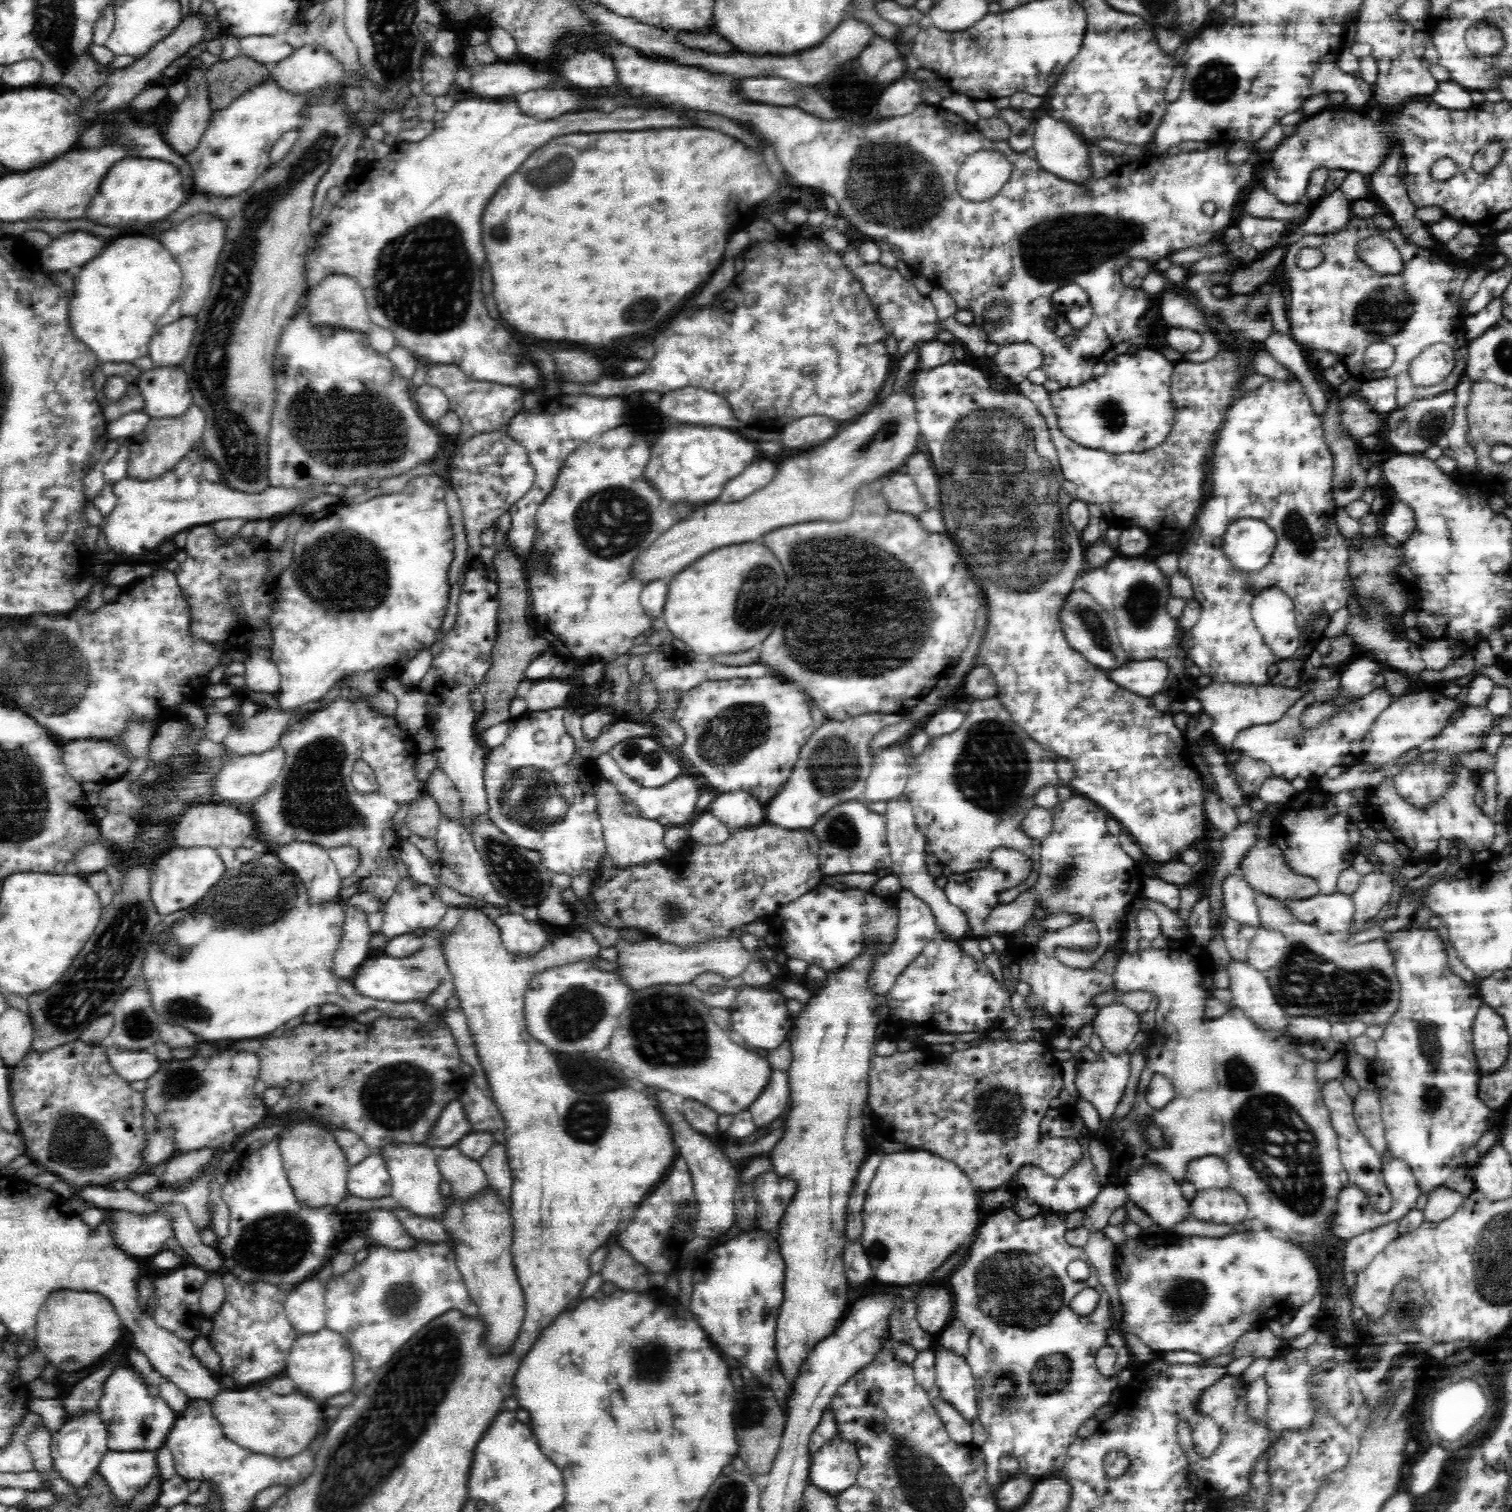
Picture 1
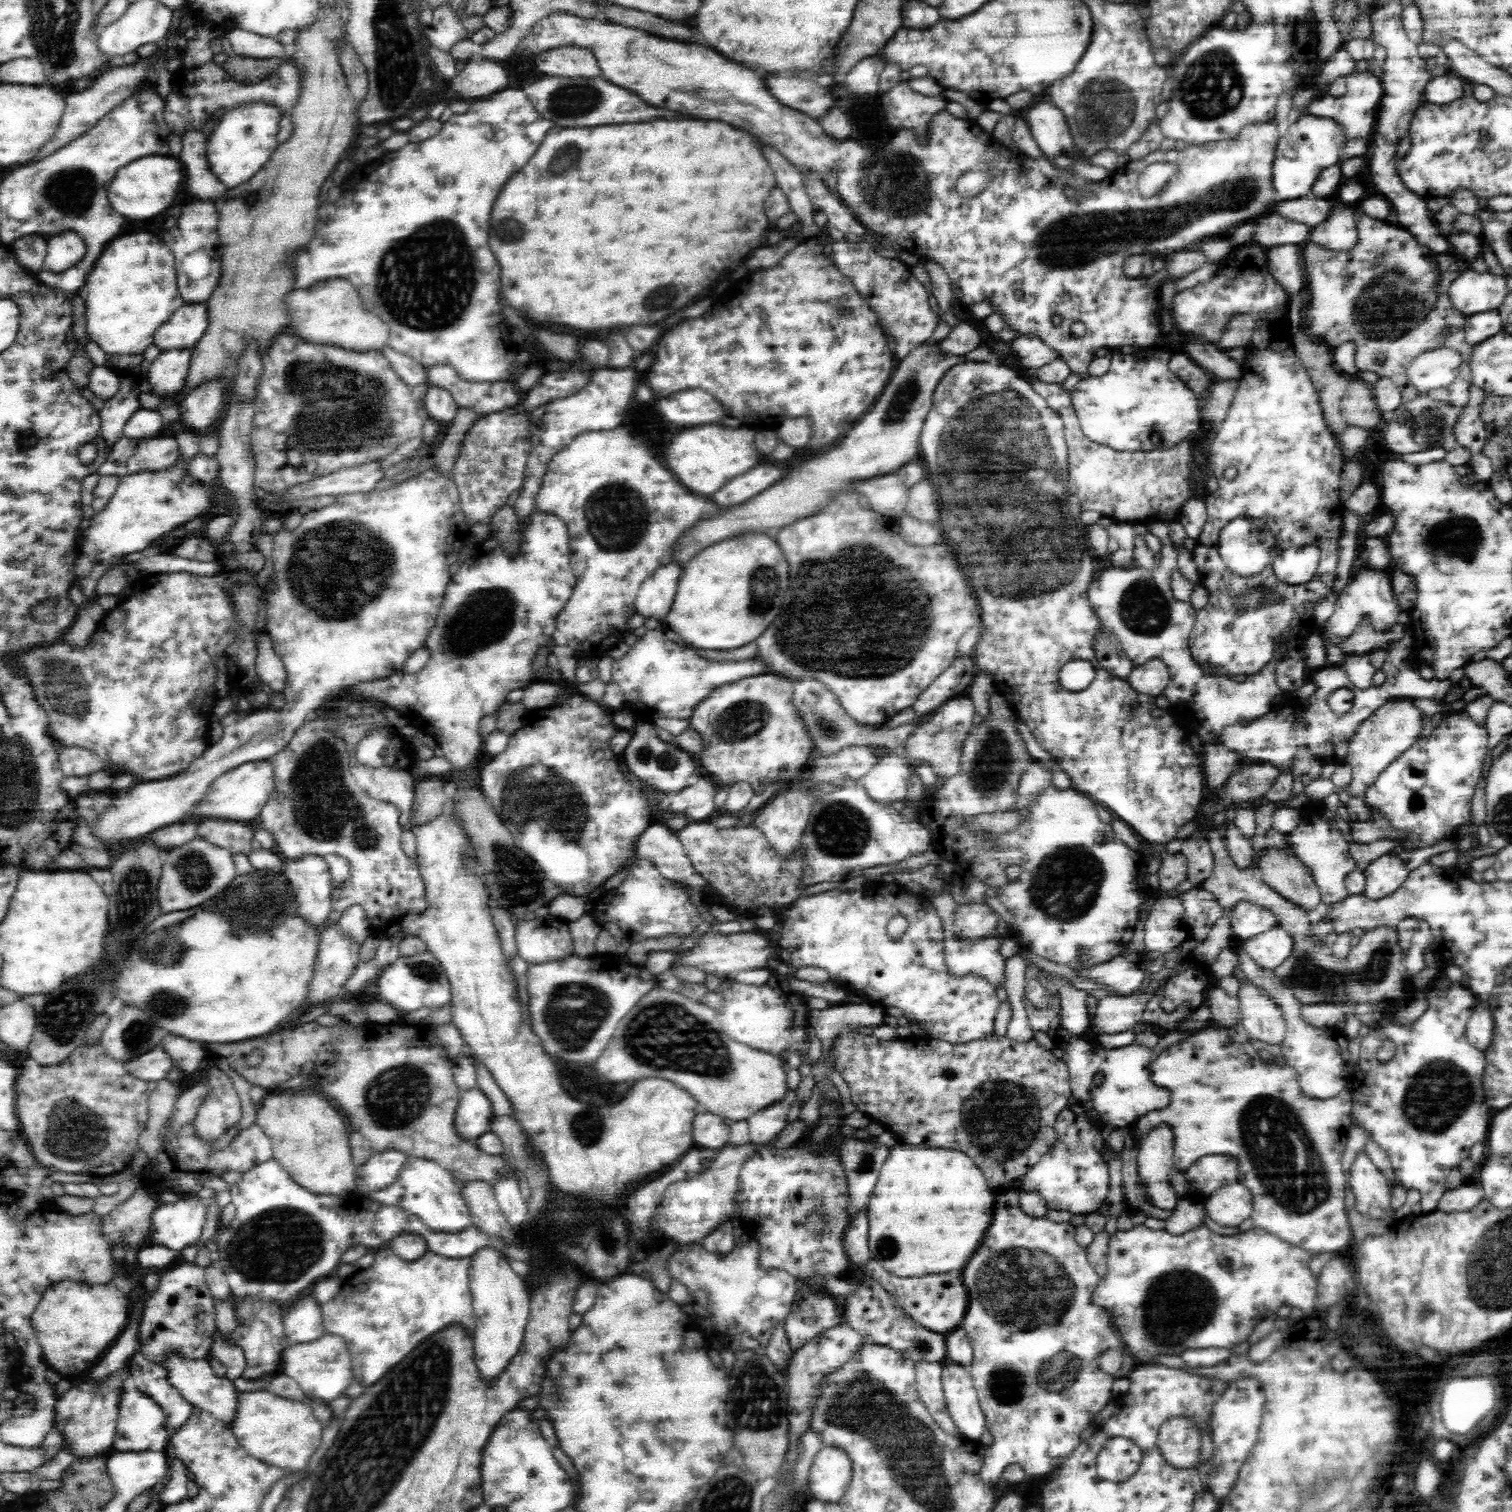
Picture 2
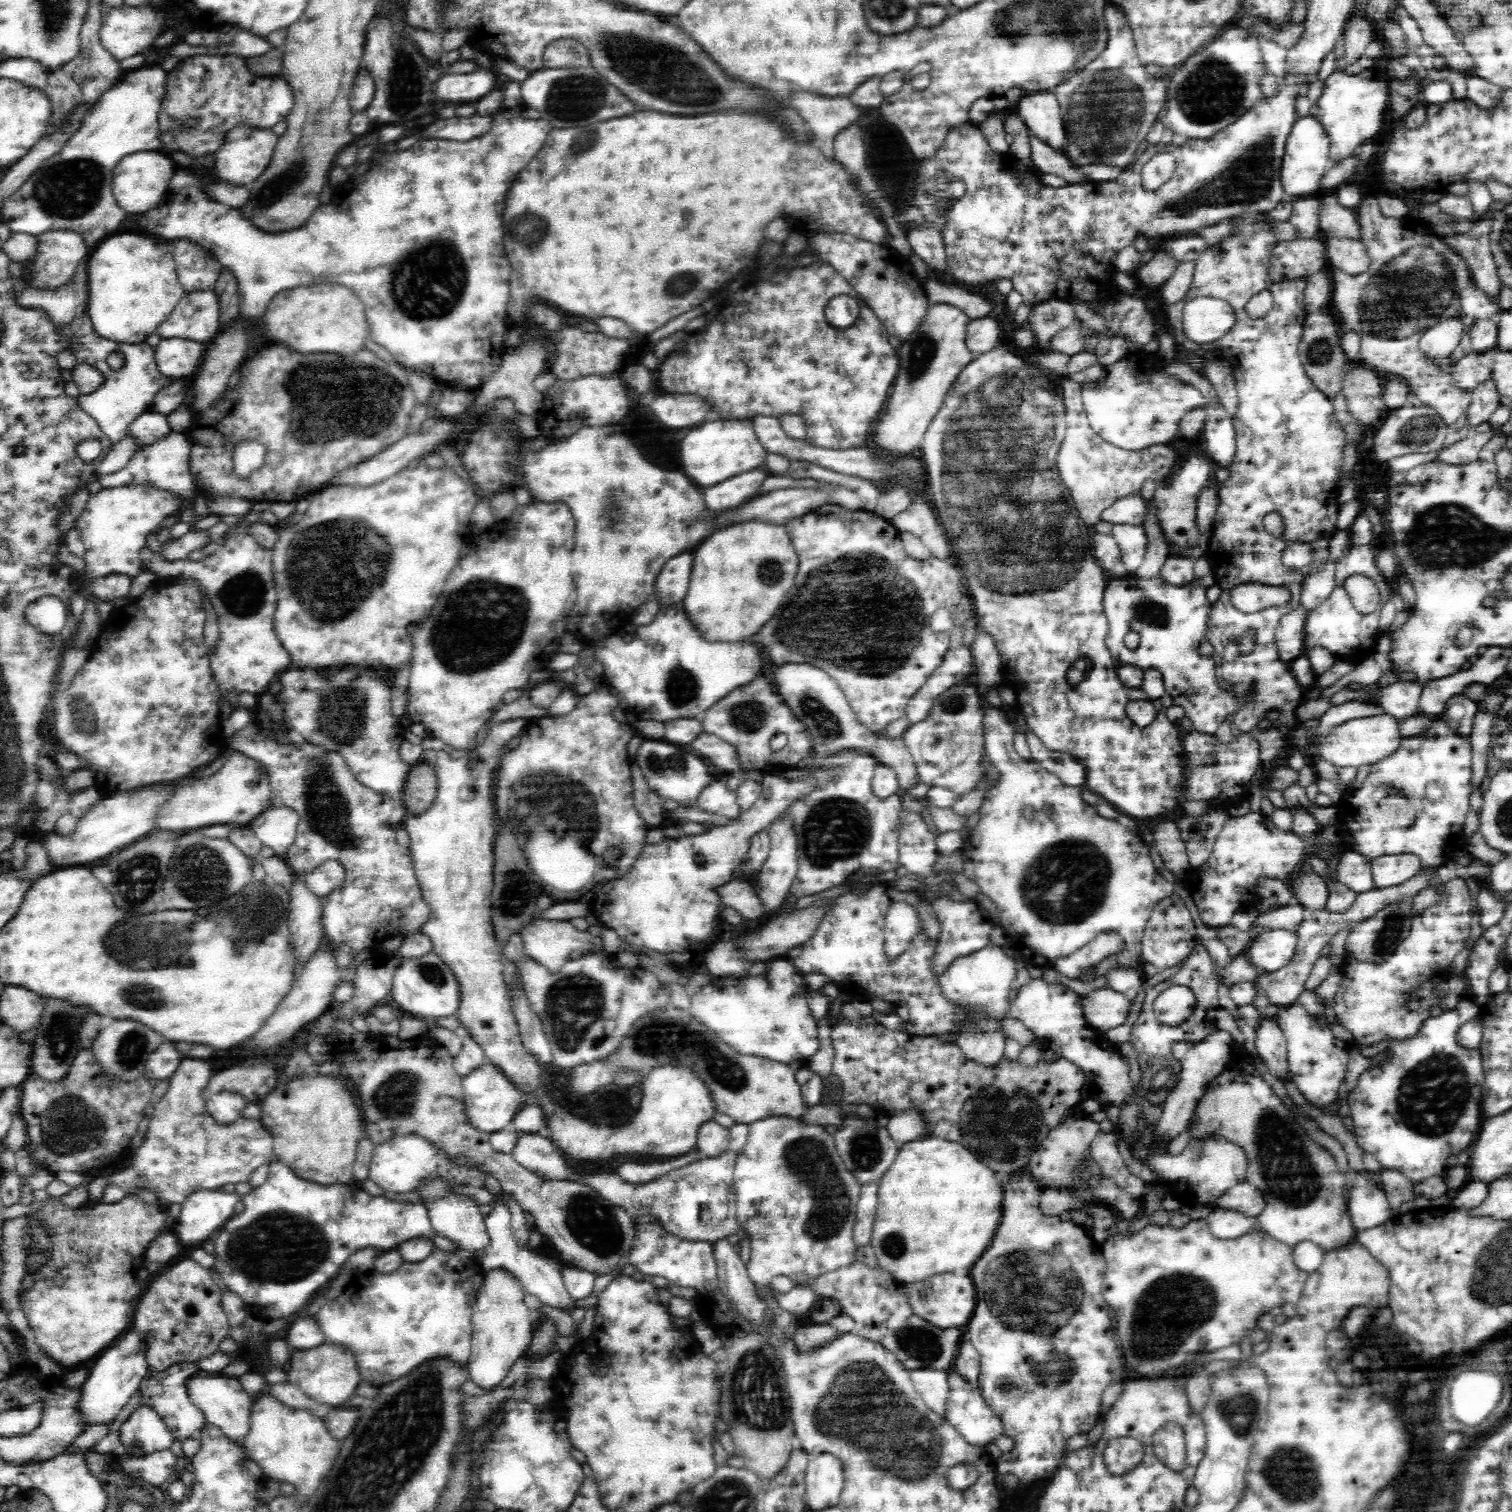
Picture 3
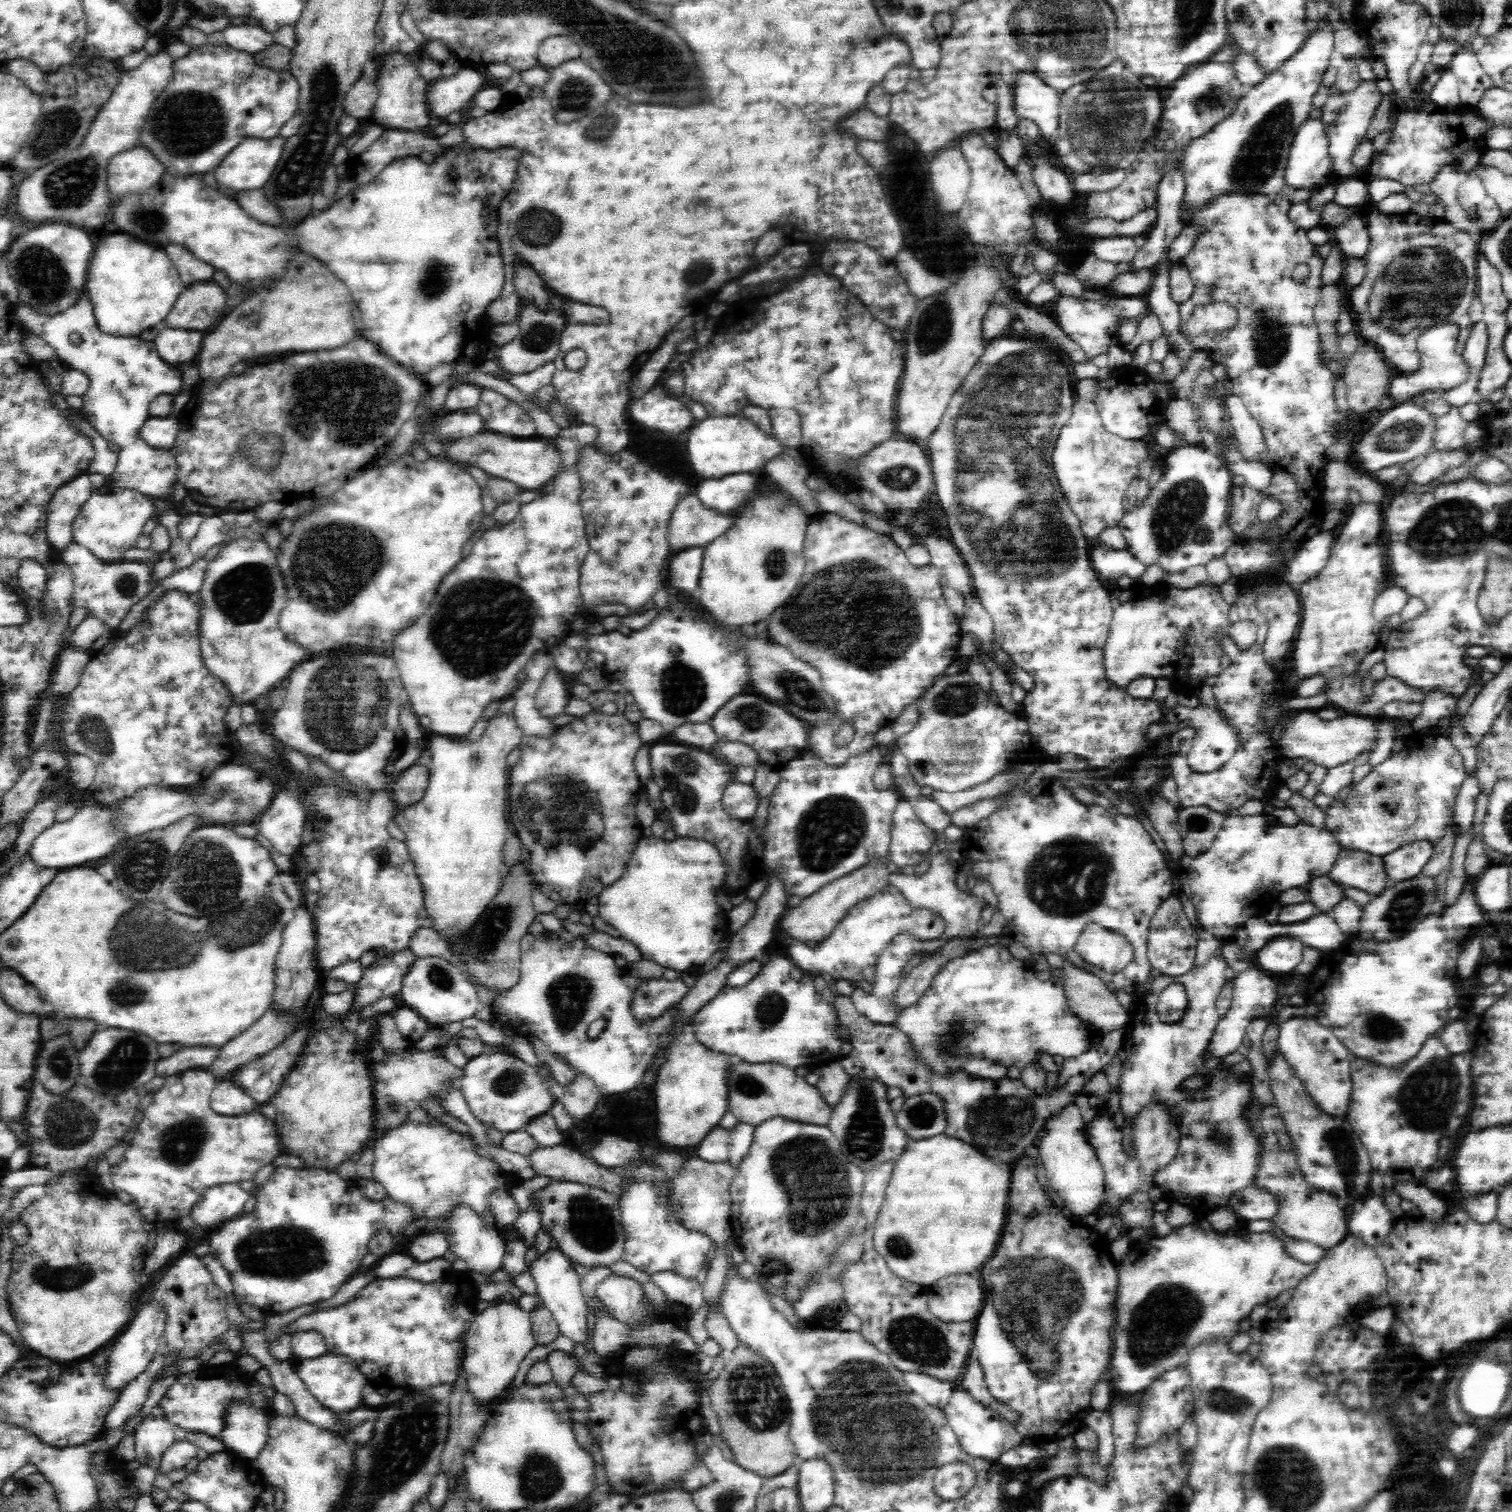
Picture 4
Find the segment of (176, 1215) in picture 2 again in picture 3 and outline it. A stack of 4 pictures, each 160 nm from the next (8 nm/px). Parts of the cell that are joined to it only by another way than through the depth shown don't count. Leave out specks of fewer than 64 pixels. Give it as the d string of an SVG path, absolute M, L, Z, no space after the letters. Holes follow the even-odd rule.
M198 1190L180 1206L176 1220L169 1227L184 1246L202 1242L231 1221L234 1205L240 1200L236 1192Z

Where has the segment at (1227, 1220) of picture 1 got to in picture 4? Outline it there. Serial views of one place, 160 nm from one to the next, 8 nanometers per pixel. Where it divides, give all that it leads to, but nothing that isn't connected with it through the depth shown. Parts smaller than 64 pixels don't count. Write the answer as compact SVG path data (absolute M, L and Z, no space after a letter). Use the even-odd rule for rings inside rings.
M1254 1184L1246 1186L1230 1198L1229 1208L1238 1214L1245 1222L1256 1220L1270 1221L1278 1212L1277 1199L1264 1189L1257 1188Z

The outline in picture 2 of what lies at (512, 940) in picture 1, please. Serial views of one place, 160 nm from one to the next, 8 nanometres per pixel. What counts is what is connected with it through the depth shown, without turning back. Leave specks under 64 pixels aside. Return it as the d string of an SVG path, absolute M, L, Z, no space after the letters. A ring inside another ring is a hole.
M550 914L544 918L514 918L518 955L530 965L562 961L573 954L570 926L568 922Z

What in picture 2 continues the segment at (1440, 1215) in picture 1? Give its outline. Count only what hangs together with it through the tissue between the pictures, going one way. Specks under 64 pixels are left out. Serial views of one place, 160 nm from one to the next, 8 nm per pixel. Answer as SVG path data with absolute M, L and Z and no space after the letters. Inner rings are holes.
M1474 1180L1455 1189L1446 1189L1438 1201L1436 1210L1443 1213L1458 1213L1472 1210L1478 1202L1484 1199L1483 1190Z

